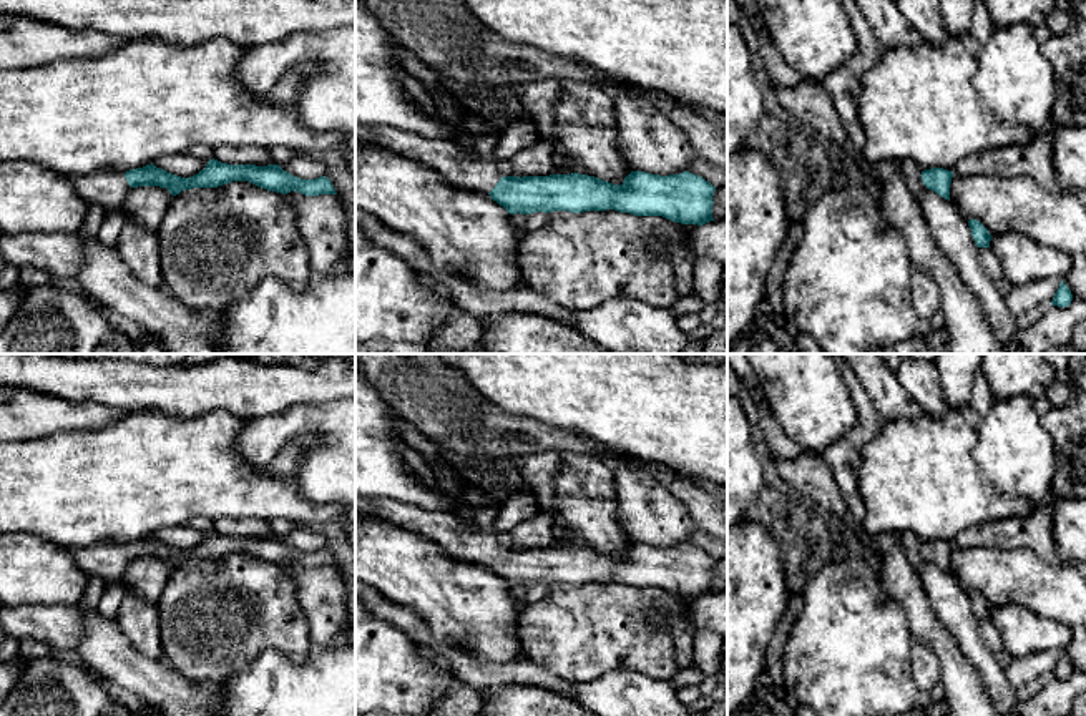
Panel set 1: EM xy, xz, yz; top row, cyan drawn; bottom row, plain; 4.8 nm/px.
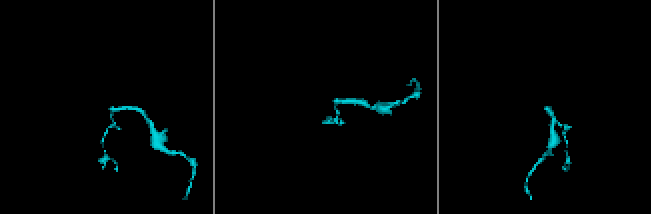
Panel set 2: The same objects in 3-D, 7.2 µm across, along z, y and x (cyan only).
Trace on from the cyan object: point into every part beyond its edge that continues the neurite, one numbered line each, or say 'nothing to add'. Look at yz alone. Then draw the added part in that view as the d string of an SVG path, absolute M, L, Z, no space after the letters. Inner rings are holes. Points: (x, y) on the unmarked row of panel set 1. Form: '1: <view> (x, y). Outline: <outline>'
1: yz (912, 547). Outline: M903 533L898 537L900 545L905 552L907 560L915 566L915 570L918 571L920 566L923 566L925 563L930 563L923 553L922 553L922 542L917 538L915 533Z

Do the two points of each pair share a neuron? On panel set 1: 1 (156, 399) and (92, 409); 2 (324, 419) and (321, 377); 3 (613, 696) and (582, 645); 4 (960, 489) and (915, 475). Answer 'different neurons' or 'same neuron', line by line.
1: different neurons
2: different neurons
3: different neurons
4: same neuron

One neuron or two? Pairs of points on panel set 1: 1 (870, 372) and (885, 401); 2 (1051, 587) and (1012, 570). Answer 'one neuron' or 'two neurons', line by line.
1: one neuron
2: one neuron

